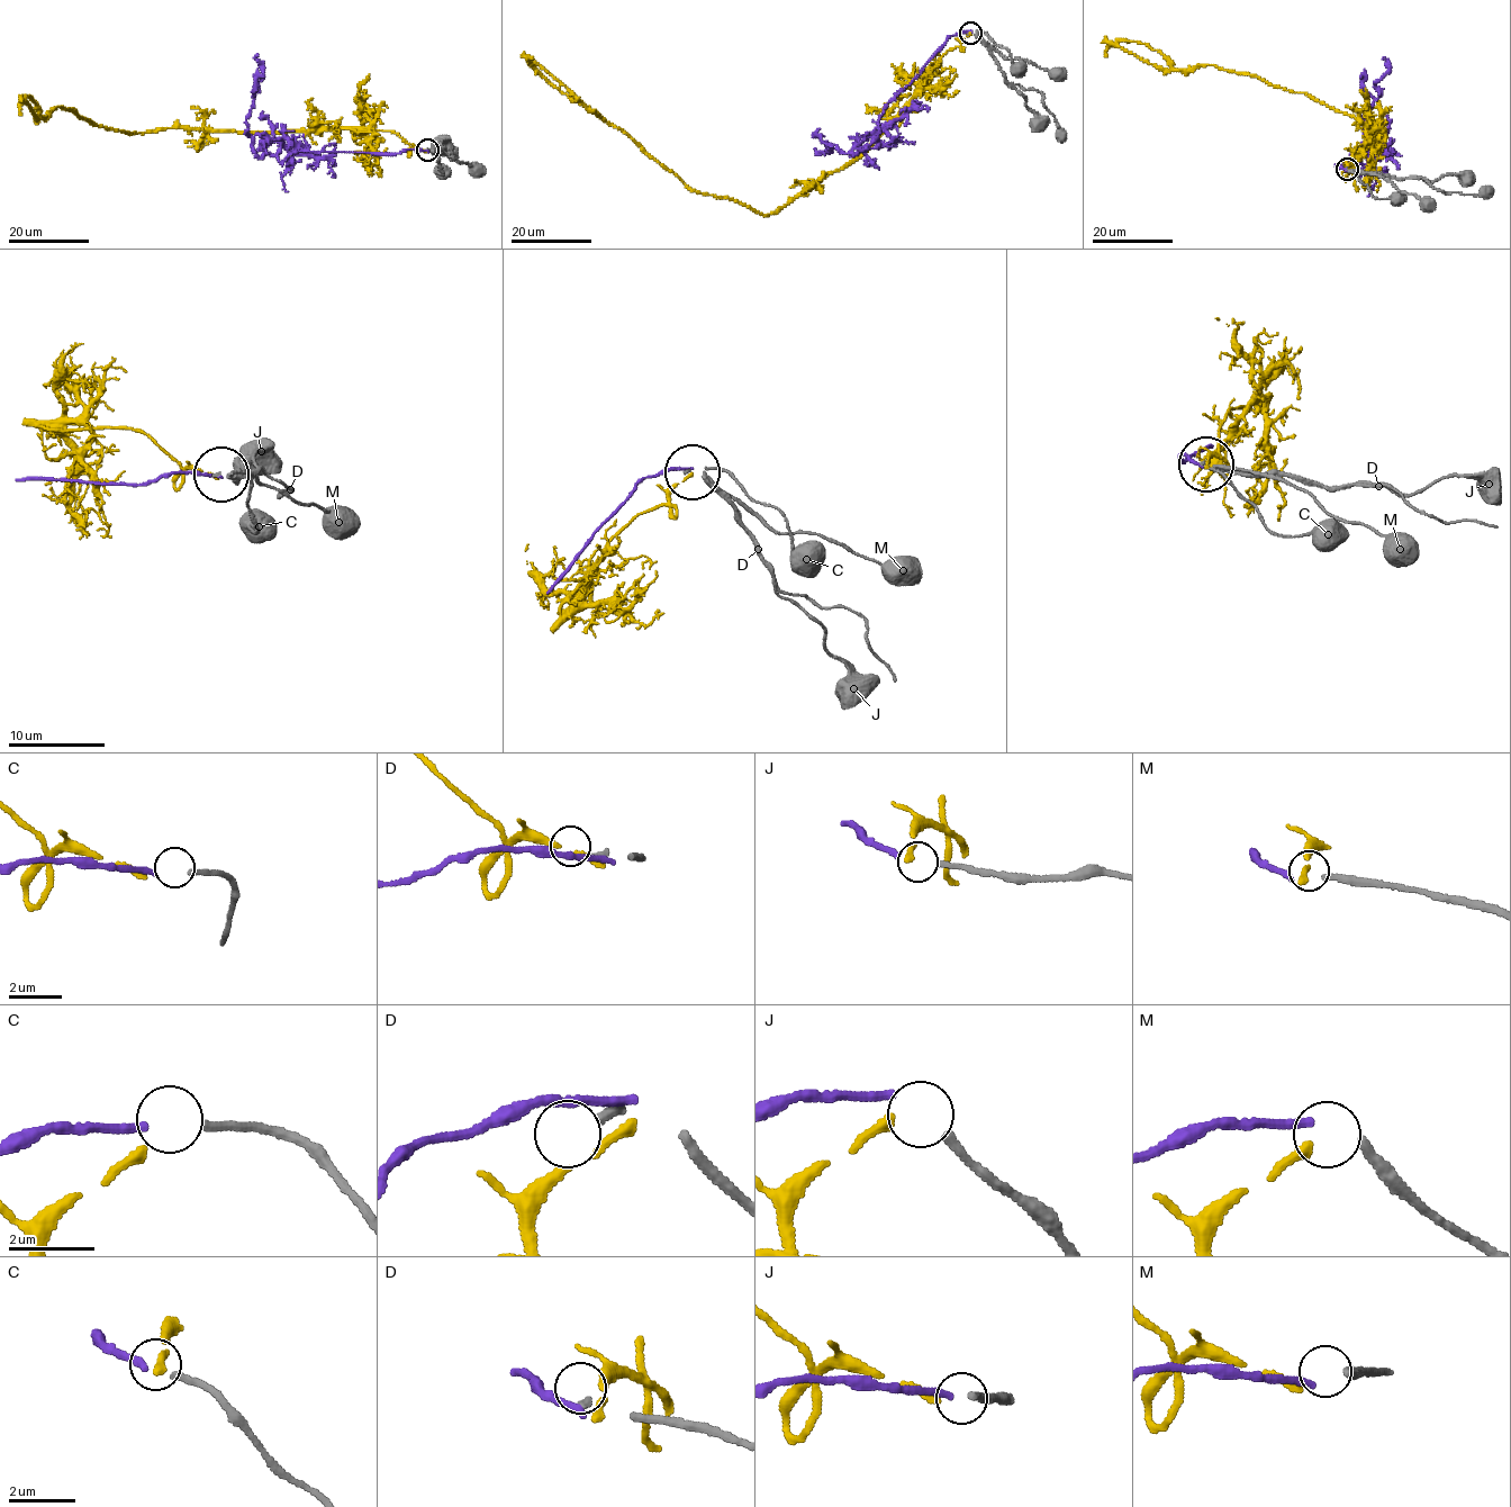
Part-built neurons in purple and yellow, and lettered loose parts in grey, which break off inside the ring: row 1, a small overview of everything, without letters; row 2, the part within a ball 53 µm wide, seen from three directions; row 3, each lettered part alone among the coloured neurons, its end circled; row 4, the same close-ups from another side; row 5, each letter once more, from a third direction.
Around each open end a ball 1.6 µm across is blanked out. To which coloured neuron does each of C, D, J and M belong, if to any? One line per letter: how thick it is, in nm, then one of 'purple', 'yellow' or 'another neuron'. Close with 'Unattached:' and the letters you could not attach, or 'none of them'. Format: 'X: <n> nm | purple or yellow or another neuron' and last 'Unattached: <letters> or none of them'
C: 190 nm | purple
D: 200 nm | another neuron
J: 200 nm | yellow
M: 240 nm | another neuron
Unattached: D, M

